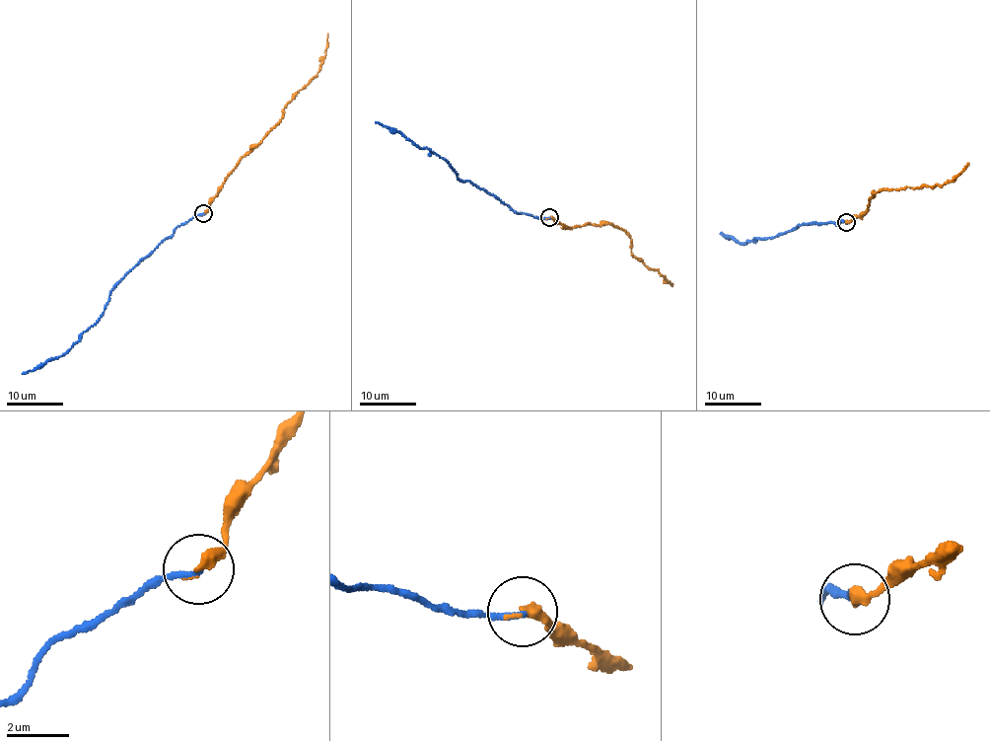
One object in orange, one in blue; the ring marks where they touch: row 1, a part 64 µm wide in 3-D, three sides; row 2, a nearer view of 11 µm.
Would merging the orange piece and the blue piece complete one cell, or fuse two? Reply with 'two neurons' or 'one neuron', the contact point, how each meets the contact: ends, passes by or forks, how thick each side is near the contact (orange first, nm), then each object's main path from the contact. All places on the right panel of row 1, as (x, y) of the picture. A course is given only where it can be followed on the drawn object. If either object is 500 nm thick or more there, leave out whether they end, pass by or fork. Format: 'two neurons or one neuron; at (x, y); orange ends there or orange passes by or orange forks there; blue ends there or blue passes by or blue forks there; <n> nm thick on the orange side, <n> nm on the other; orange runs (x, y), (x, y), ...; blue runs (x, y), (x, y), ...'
one neuron; at (846, 222); orange ends there; blue ends there; 360 nm thick on the orange side, 190 nm on the other; orange runs (846, 222), (868, 207), (873, 194), (885, 188), (945, 185), (968, 163); blue runs (846, 222), (813, 222), (744, 243), (720, 232)

